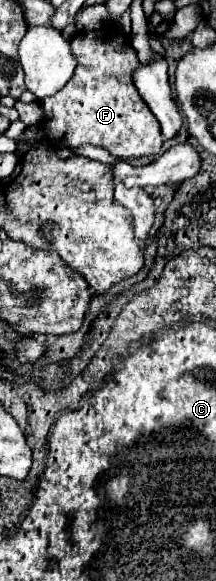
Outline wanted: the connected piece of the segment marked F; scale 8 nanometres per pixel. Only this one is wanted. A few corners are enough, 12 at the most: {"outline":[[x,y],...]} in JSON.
{"outline":[[130,38],[70,42],[74,76],[42,100],[52,144],[160,154]]}

